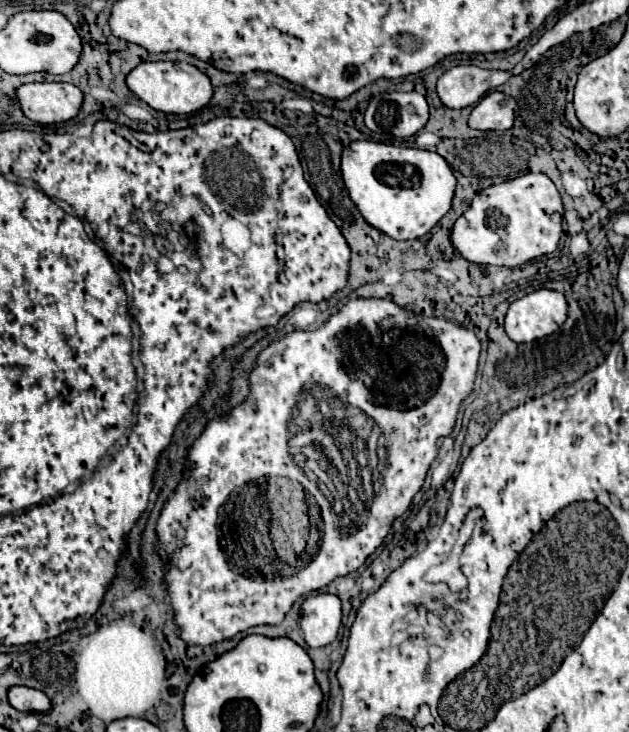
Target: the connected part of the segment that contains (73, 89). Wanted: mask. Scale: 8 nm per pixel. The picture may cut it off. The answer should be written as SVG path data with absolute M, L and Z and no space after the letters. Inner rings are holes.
M33 82L17 90L23 114L37 124L59 124L75 118L83 104L83 92L75 84Z

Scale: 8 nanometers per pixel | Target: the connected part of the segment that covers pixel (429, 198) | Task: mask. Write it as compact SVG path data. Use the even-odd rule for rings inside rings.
M351 142L343 150L341 174L345 188L363 218L395 240L425 236L449 210L457 180L437 152L381 142Z

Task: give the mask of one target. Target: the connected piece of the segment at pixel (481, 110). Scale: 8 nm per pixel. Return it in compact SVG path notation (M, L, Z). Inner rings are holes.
M489 92L471 112L469 126L475 130L509 130L515 120L515 100L503 92Z

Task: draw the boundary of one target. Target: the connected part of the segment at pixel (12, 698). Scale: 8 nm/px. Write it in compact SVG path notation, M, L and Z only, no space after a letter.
M13 686L9 690L9 702L13 708L17 708L21 712L45 714L51 710L51 700L41 690L23 688L23 686Z

